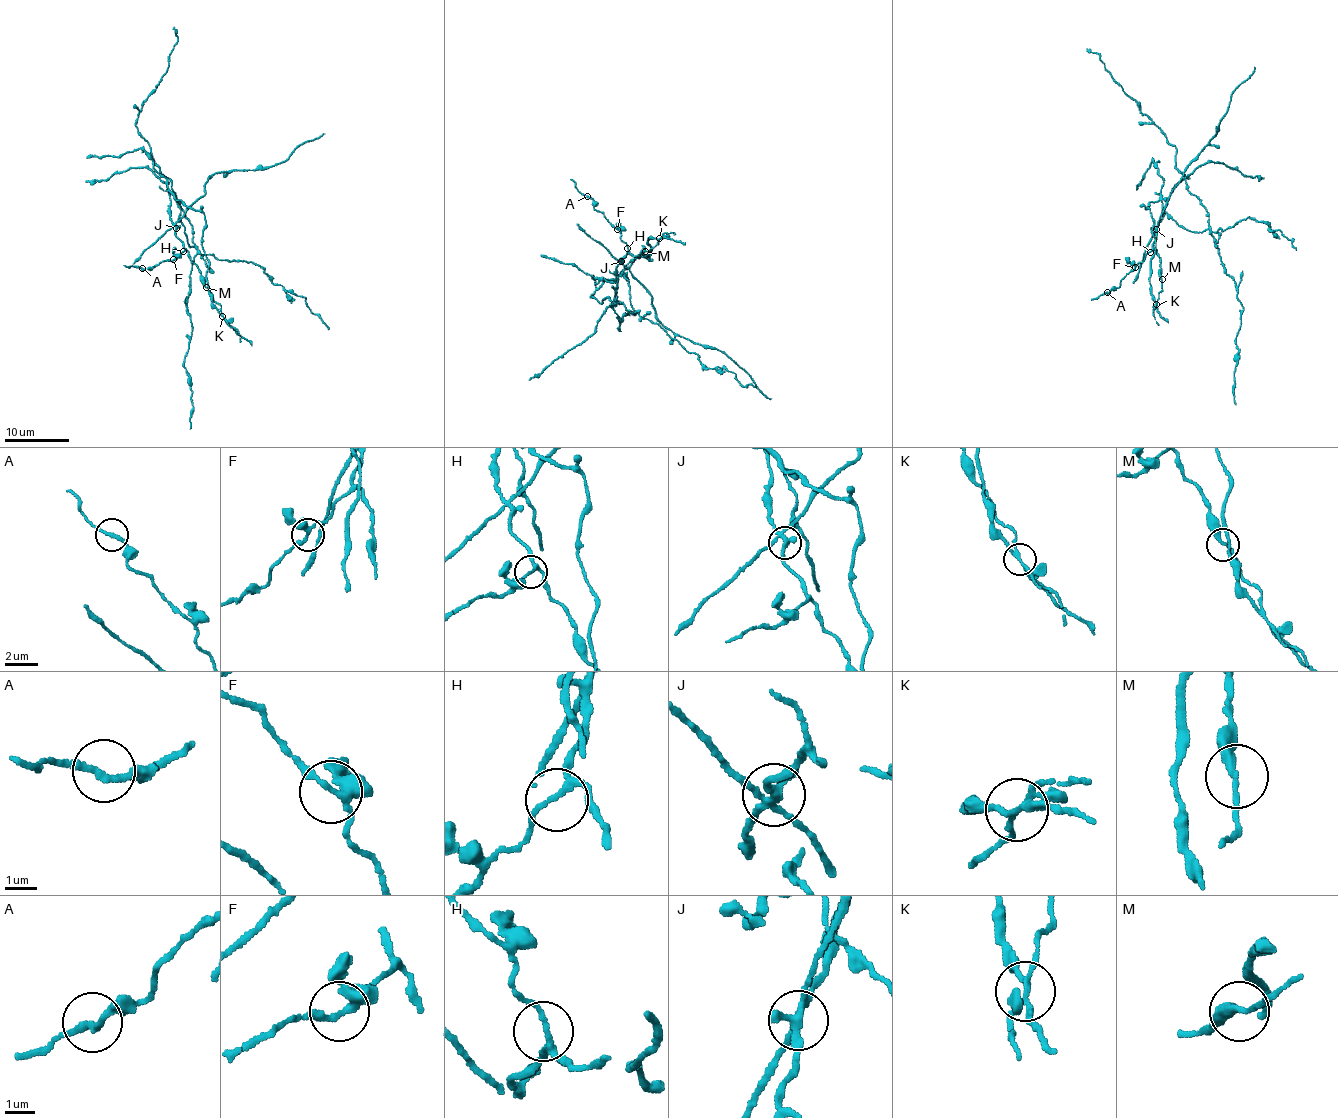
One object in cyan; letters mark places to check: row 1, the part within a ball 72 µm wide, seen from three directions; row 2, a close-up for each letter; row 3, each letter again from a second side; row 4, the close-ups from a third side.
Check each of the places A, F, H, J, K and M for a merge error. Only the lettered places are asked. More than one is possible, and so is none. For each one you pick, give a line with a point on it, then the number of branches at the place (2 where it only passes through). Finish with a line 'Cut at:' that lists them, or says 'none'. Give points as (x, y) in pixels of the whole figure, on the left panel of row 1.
J: at (176, 228); 4 branches meet
K: at (222, 316); 3 branches meet
Cut at: J, K

